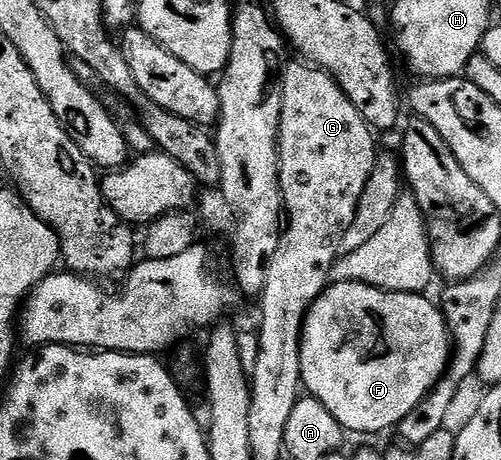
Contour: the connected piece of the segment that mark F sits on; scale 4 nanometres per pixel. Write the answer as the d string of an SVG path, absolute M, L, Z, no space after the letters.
M349 281L330 284L329 288L321 293L319 299L315 299L315 303L309 308L309 313L305 316L305 326L301 332L301 383L307 390L308 396L319 399L319 403L323 403L323 407L327 407L331 415L335 415L342 429L350 434L381 433L384 429L392 430L403 418L411 415L415 407L419 407L422 399L437 386L439 379L449 368L451 342L449 329L445 325L445 316L442 315L440 308L434 302L432 305L427 298L428 296L420 293L394 293L377 289L363 282Z

